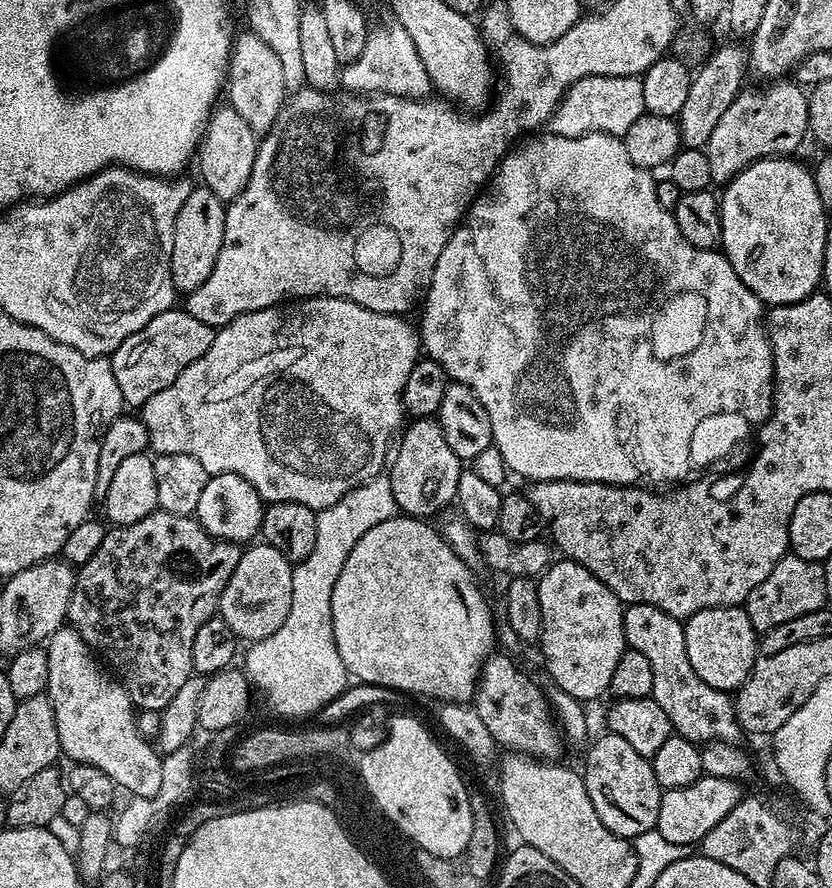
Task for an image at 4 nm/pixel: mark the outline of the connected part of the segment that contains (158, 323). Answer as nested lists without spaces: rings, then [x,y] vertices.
[[[172,307],[158,318],[150,318],[138,334],[130,334],[118,350],[114,350],[110,357],[114,378],[118,382],[118,390],[122,390],[122,398],[125,405],[143,406],[158,390],[166,390],[190,362],[198,362],[206,350],[214,342],[216,332],[206,322],[198,322],[187,310],[181,310],[179,307]]]

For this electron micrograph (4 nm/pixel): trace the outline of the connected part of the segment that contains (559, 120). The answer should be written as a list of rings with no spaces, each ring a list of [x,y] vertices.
[[[592,75],[579,79],[564,93],[560,104],[552,112],[547,131],[564,138],[584,137],[592,133],[610,133],[623,137],[642,115],[645,115],[643,84],[637,76]]]

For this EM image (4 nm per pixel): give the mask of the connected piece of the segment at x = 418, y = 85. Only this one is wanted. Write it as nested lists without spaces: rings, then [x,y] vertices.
[[[397,22],[373,27],[368,33],[368,41],[354,62],[340,69],[340,83],[353,94],[388,92],[391,96],[403,96],[409,100],[423,100],[433,91],[430,78],[426,74],[423,58],[410,34]]]

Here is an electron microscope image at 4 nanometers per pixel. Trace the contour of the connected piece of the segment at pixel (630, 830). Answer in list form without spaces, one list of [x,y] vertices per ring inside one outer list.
[[[603,735],[589,746],[582,767],[584,789],[590,794],[590,802],[594,802],[594,810],[598,810],[598,818],[602,818],[602,826],[625,838],[655,829],[662,789],[658,778],[654,778],[651,759],[638,754],[623,738]]]

